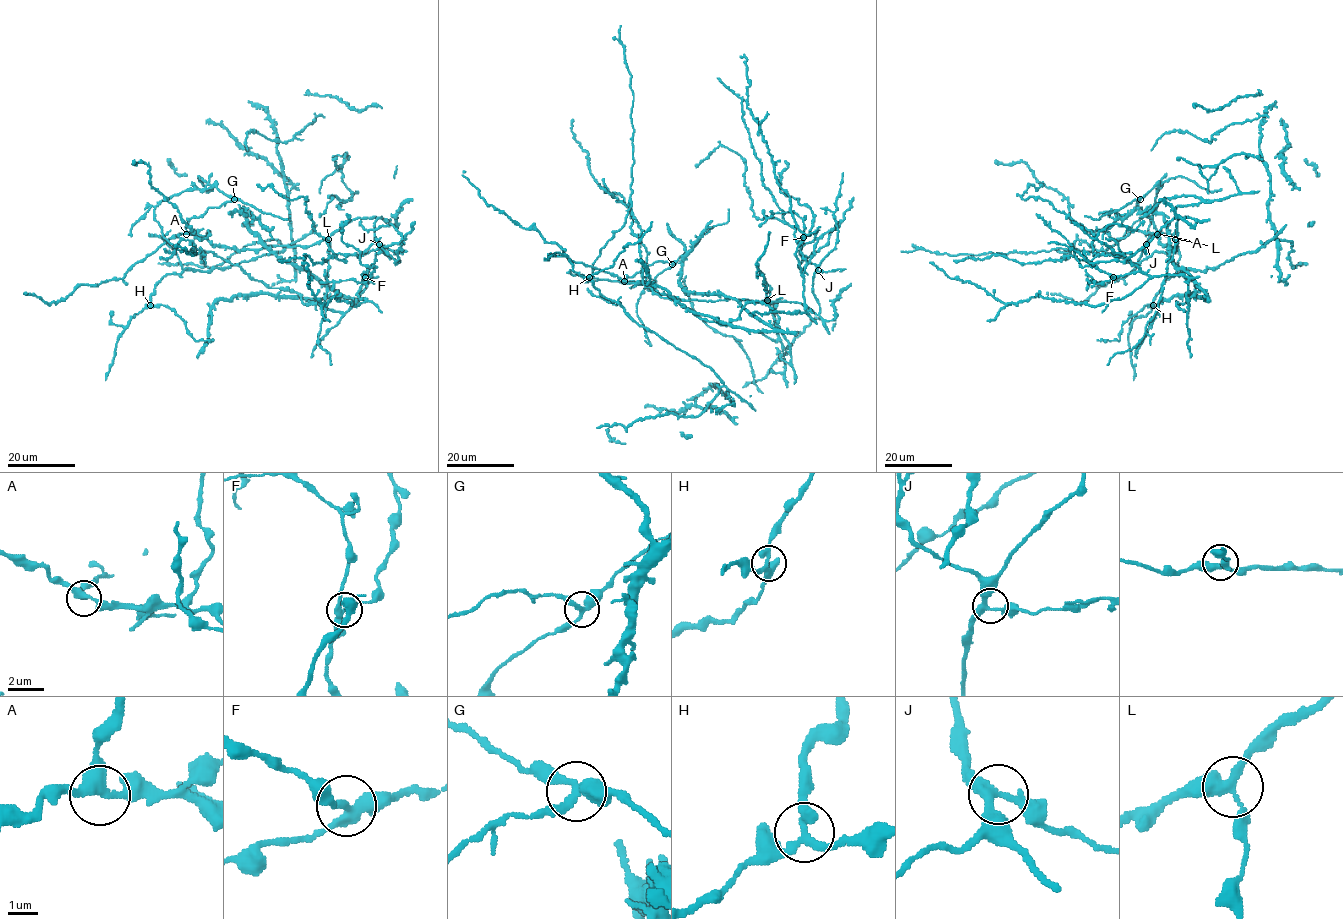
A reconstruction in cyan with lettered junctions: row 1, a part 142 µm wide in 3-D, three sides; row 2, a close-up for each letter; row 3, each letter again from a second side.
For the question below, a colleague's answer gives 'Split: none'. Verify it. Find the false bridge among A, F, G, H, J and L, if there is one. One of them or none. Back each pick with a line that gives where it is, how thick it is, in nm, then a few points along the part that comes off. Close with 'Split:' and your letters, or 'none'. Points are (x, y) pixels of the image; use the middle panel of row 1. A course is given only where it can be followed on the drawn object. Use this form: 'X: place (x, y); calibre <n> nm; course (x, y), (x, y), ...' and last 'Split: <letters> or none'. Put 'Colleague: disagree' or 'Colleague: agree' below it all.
G: place (672, 264); calibre 300 nm; course (672, 264), (650, 282), (593, 275), (593, 264), (623, 225), (631, 205), (633, 95), (621, 25)
Split: G
Colleague: disagree

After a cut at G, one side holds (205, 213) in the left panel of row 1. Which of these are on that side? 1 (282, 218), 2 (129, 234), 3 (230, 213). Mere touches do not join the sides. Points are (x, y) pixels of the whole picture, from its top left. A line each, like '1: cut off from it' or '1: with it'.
1: cut off from it
2: cut off from it
3: with it

